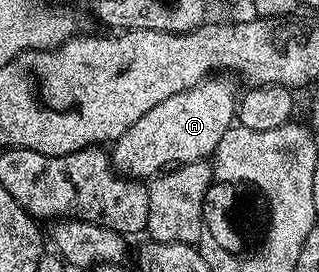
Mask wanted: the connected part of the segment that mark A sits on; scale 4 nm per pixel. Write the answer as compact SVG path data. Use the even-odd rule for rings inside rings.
M213 75L207 77L201 85L190 87L178 95L170 95L170 99L162 99L130 131L126 131L119 139L114 142L110 149L110 156L117 166L127 176L137 179L152 179L161 171L167 170L173 163L188 165L192 161L202 161L211 158L216 152L218 143L222 143L222 135L233 128L234 122L238 117L238 89L228 75Z

